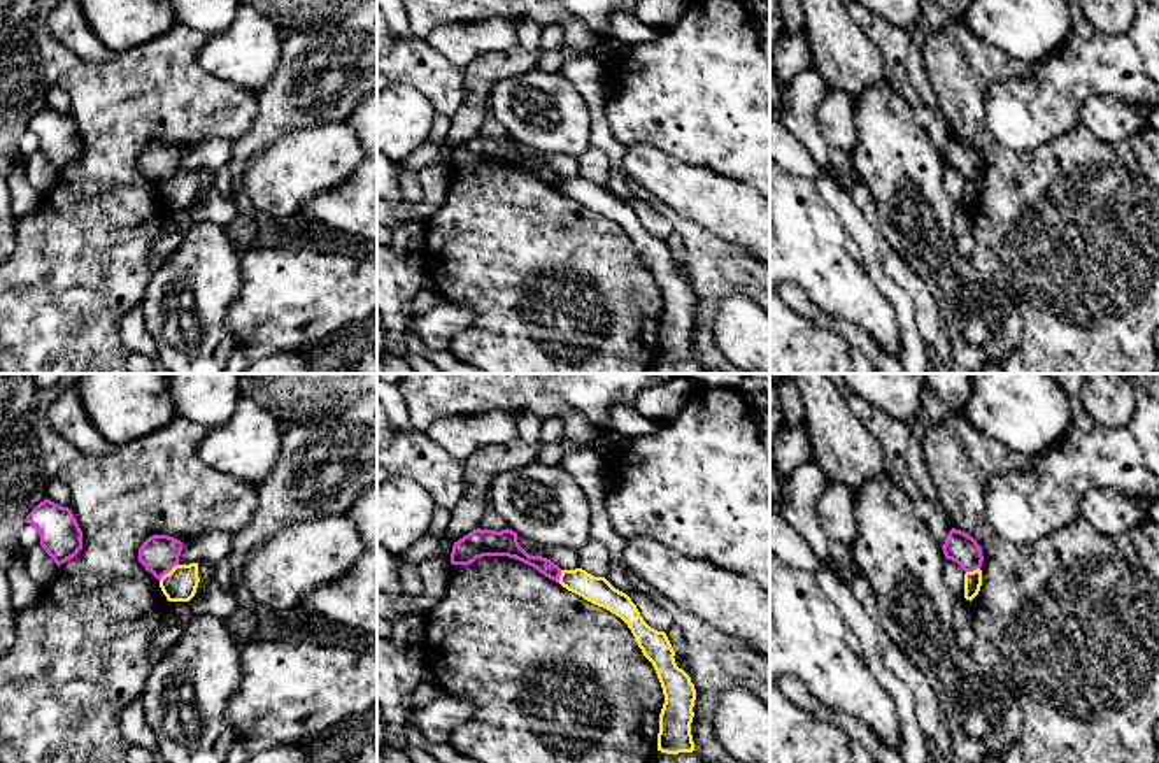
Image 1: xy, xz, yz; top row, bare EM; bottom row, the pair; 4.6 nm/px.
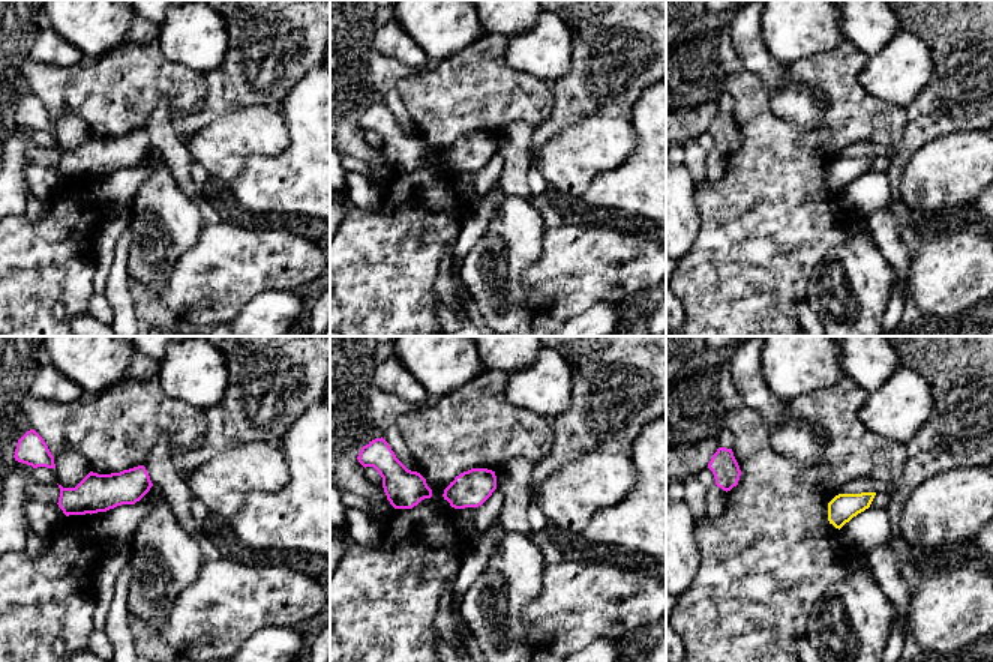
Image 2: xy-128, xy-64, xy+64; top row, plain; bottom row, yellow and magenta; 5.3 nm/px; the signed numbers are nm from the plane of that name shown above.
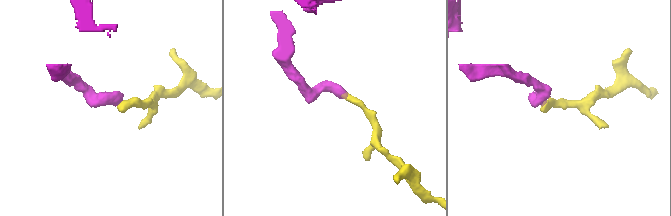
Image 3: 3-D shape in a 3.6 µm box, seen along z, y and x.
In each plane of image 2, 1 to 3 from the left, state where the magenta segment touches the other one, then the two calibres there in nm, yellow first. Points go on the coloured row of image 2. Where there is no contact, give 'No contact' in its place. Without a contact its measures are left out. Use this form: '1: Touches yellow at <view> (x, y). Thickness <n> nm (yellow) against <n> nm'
1: No contact
2: No contact
3: No contact

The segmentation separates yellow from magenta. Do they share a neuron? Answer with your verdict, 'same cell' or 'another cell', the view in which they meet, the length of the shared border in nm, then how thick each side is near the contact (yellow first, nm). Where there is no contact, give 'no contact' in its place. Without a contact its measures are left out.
another cell; meets yellow in xy; contact 120 nm long; 160 nm thick on the yellow side, 180 nm on the other

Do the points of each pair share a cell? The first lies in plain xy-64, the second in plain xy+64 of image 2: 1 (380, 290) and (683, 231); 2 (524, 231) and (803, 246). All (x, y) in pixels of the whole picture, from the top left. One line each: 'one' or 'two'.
1: two
2: two

